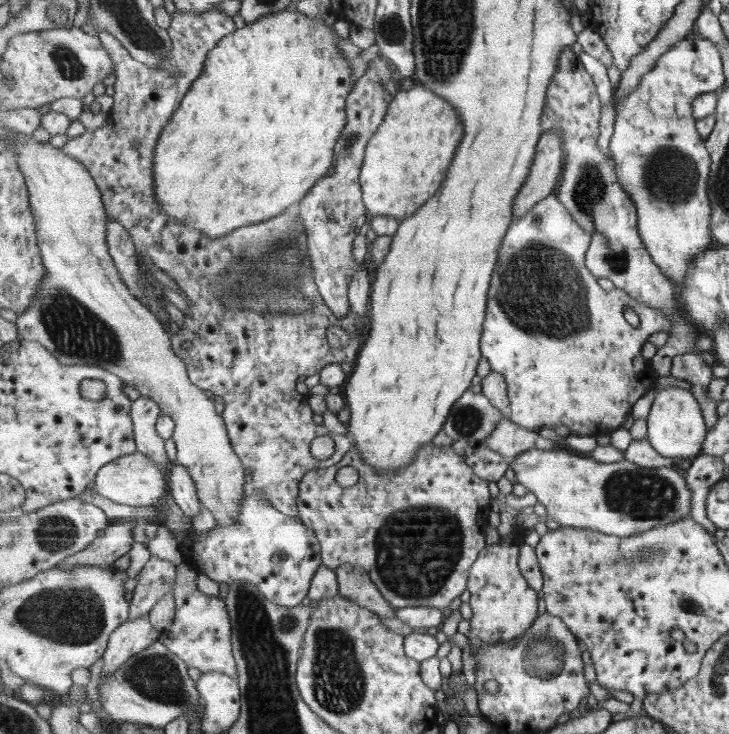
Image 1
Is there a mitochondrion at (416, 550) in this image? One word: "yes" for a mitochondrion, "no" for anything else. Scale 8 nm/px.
yes

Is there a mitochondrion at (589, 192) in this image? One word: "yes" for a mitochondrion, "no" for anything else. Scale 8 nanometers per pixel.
yes

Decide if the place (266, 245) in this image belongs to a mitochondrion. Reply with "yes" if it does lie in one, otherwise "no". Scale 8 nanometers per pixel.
yes

